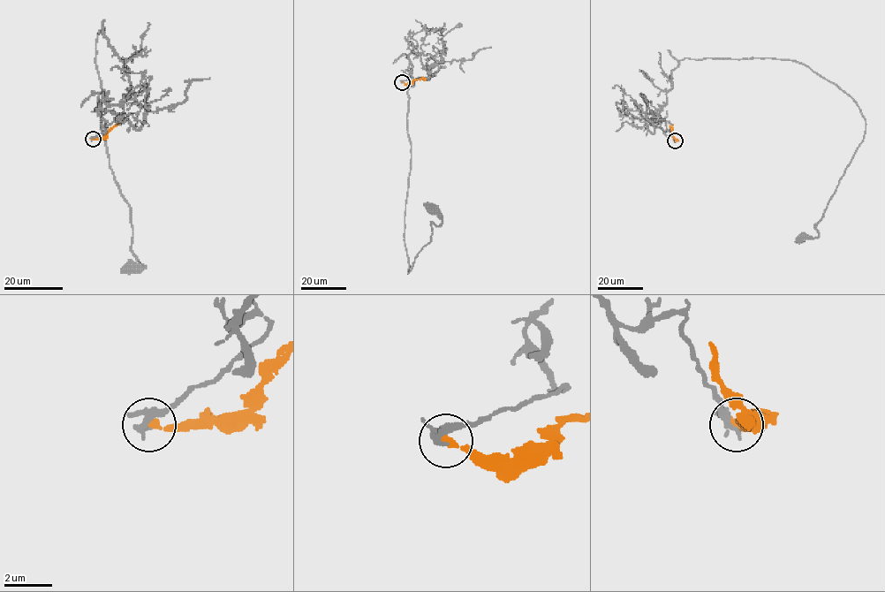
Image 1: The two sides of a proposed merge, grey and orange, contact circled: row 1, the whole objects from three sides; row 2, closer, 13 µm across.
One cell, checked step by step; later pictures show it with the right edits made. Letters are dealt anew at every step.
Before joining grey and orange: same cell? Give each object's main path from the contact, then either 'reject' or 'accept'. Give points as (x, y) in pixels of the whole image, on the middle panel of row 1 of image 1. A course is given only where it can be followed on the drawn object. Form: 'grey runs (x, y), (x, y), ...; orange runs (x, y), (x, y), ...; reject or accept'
grey runs (402, 82), (413, 77), (410, 54), (442, 60), (407, 91), (408, 273), (442, 220), (430, 208); orange runs (402, 82), (426, 80); reject

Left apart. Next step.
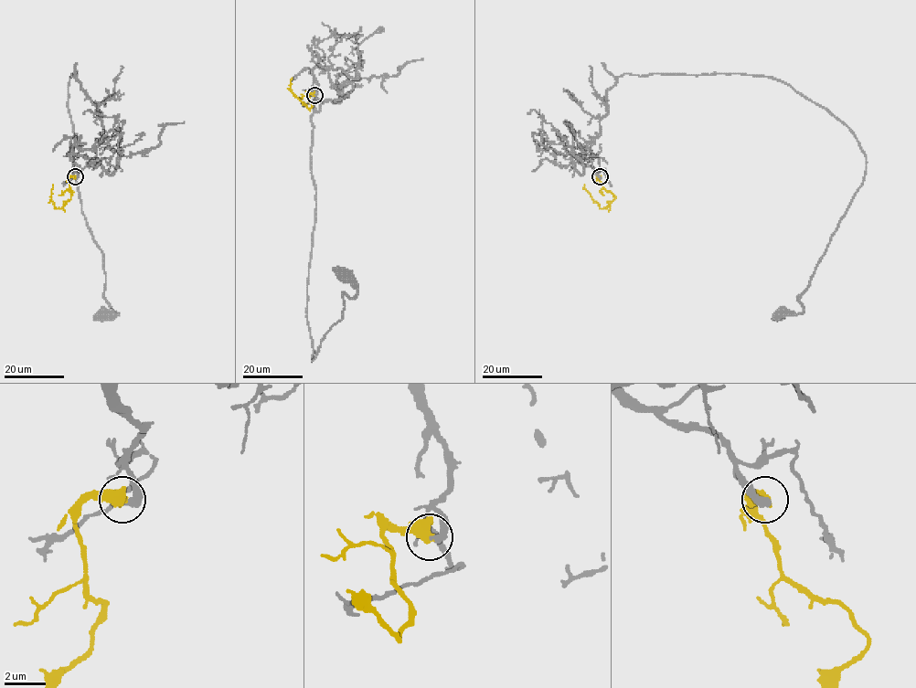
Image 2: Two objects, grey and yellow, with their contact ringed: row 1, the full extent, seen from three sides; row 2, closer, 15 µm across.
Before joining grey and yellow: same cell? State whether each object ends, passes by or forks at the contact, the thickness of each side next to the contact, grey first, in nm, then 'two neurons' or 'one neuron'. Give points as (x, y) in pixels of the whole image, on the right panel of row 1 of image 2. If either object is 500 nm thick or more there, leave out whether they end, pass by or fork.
400 nm thick on the grey side, 650 nm on the other; one neuron

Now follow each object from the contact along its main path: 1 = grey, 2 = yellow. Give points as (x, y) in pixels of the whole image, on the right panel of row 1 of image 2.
1: (600, 176), (572, 154), (580, 174), (623, 73), (771, 77), (826, 108), (865, 176), (802, 312), (779, 312)
2: (600, 176), (600, 182), (614, 198), (605, 208), (601, 208), (584, 185)

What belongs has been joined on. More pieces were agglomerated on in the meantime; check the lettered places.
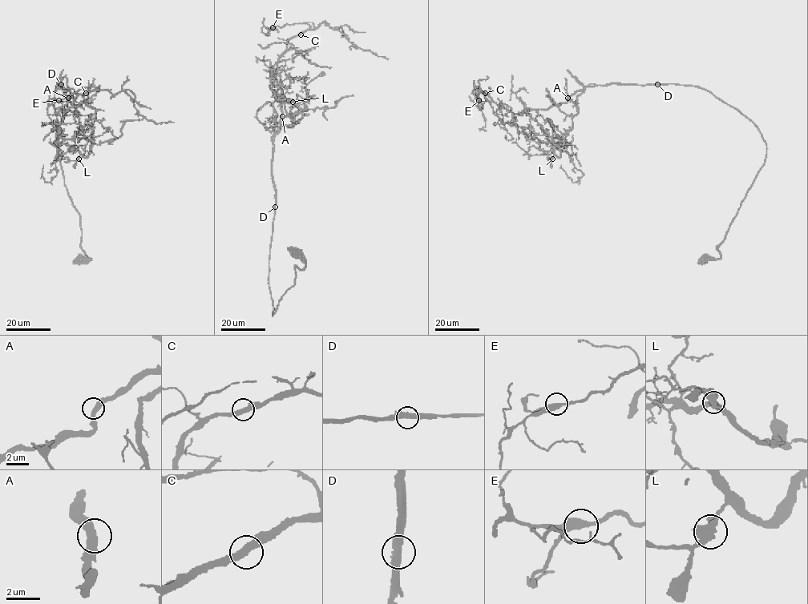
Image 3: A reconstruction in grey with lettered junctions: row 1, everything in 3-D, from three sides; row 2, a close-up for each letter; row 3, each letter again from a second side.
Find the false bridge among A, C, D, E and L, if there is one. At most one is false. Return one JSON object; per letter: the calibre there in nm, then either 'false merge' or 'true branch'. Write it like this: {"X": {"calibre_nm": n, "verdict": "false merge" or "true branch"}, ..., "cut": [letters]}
{"A": {"calibre_nm": 400, "verdict": "true branch"}, "C": {"calibre_nm": 400, "verdict": "true branch"}, "D": {"calibre_nm": 440, "verdict": "false merge"}, "E": {"calibre_nm": 440, "verdict": "true branch"}, "L": {"calibre_nm": 480, "verdict": "true branch"}, "cut": ["D"]}

